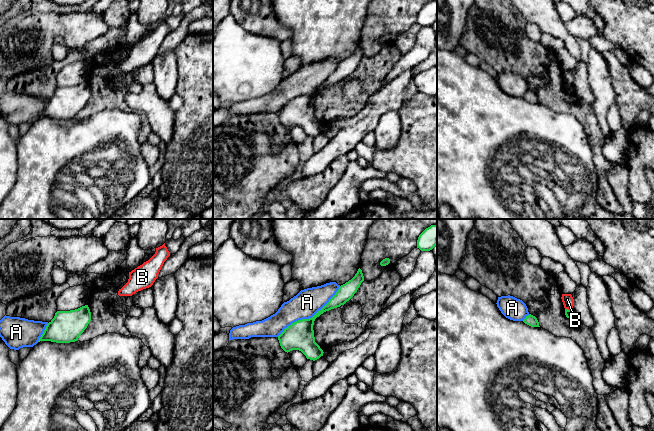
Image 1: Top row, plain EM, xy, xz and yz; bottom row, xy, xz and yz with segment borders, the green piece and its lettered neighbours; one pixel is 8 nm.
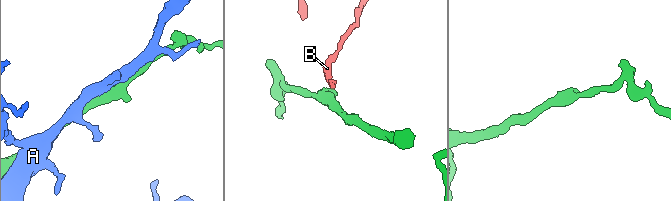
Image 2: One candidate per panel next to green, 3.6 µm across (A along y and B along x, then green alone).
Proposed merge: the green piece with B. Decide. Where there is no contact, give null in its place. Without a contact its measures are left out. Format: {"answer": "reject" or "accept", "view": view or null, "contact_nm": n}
{"answer": "reject", "view": "yz", "contact_nm": 60}

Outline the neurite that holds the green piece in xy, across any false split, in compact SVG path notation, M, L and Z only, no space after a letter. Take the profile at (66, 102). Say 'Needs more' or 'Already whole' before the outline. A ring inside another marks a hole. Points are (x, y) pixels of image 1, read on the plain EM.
Already whole. M88 81L70 87L57 87L39 117L70 119L78 116L91 97Z

